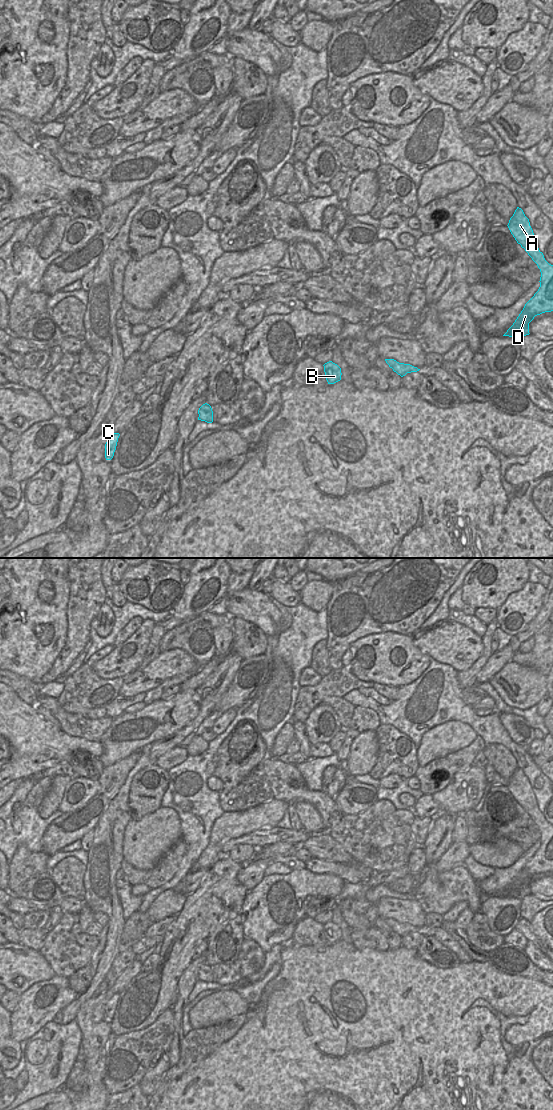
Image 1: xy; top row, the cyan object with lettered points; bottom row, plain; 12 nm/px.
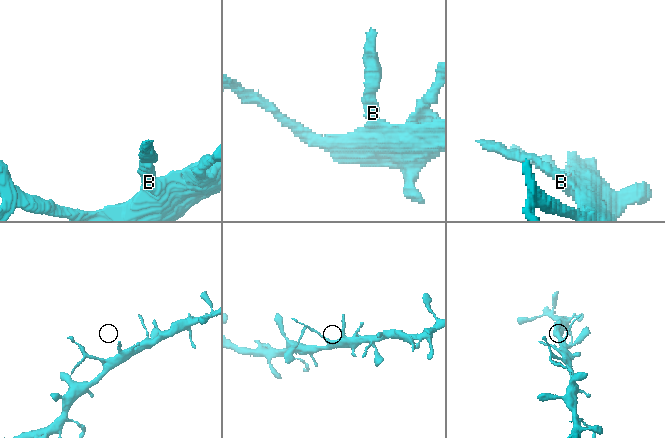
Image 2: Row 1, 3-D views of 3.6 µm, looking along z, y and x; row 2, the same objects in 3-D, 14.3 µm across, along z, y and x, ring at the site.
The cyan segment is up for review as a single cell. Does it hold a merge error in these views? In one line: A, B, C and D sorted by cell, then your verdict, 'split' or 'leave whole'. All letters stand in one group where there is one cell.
A B D / C; split

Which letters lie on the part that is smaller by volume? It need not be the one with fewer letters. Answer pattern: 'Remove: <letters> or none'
Remove: C

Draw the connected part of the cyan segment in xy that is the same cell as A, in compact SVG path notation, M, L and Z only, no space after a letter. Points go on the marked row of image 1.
M519 207L510 218L508 228L522 248L537 264L541 272L540 287L525 304L523 310L503 336L523 338L529 335L529 323L535 316L553 311L553 265L549 264L539 250L529 219Z

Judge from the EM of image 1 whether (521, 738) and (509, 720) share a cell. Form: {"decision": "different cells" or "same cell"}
{"decision": "same cell"}

